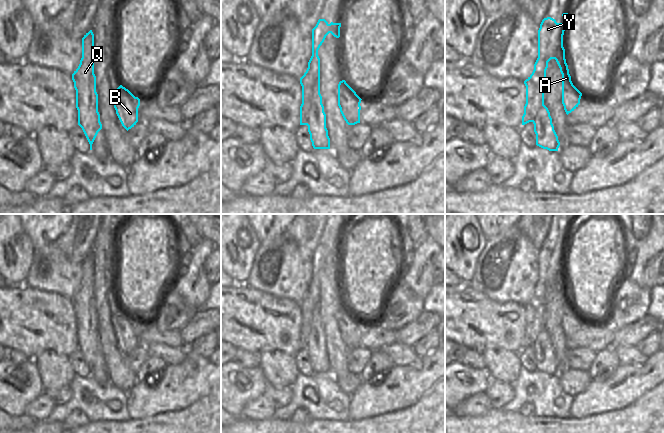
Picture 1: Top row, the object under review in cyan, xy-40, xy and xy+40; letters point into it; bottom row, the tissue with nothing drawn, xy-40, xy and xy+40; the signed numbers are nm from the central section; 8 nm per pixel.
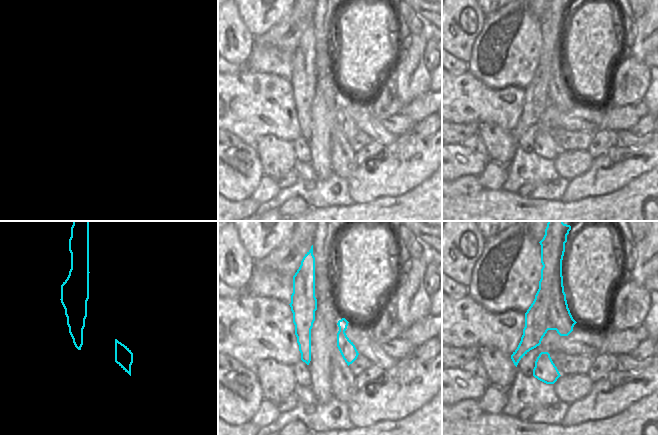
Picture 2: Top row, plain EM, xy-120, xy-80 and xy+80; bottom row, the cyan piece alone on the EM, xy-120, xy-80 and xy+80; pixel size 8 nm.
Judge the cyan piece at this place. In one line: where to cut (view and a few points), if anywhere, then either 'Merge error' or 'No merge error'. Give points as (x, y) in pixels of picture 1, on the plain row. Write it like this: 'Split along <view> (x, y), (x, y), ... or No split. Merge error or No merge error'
Split along xy (319, 308), (316, 310), (314, 325), (305, 348). Merge error

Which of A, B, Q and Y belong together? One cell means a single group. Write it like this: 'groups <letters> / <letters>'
groups A B Y / Q

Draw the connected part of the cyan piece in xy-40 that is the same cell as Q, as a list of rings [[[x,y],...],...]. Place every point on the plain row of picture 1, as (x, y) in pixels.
[[[92,254],[82,262],[82,282],[72,298],[76,314],[78,349],[82,352],[92,374],[92,368],[102,353],[98,336],[98,318],[94,298],[94,258]]]

